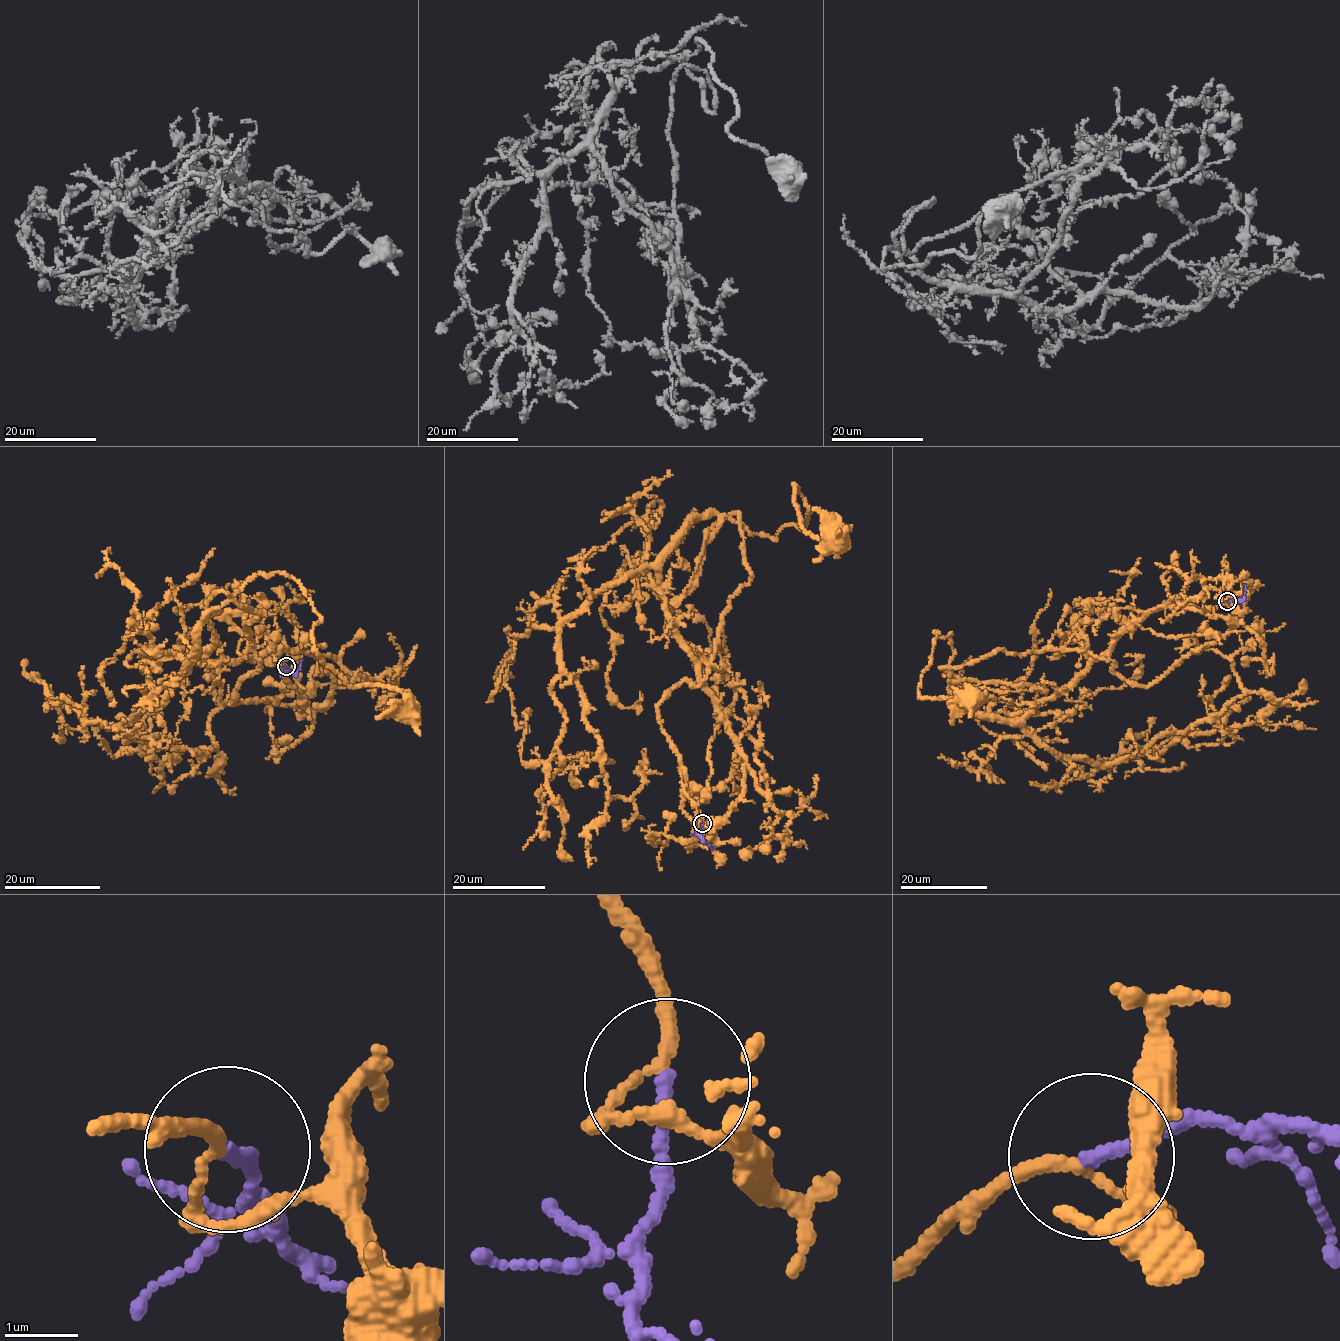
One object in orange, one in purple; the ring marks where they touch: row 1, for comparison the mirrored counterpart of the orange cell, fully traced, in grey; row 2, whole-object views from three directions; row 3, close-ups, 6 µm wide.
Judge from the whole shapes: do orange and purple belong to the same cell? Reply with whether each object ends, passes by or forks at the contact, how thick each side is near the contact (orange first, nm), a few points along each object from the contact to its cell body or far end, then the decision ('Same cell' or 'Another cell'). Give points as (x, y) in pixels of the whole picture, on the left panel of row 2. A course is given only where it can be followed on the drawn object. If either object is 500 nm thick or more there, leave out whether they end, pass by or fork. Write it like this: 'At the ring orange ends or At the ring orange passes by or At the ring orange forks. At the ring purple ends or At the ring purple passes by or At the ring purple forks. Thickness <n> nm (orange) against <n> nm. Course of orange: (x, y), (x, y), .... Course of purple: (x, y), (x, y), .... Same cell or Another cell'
At the ring orange passes by. At the ring purple ends. Thickness 150 nm (orange) against 160 nm. Course of orange: (286, 665), (302, 647), (245, 654), (263, 612), (233, 594), (260, 574), (299, 584), (327, 664), (403, 708). Course of purple: (287, 666), (294, 673), (302, 661). Same cell

